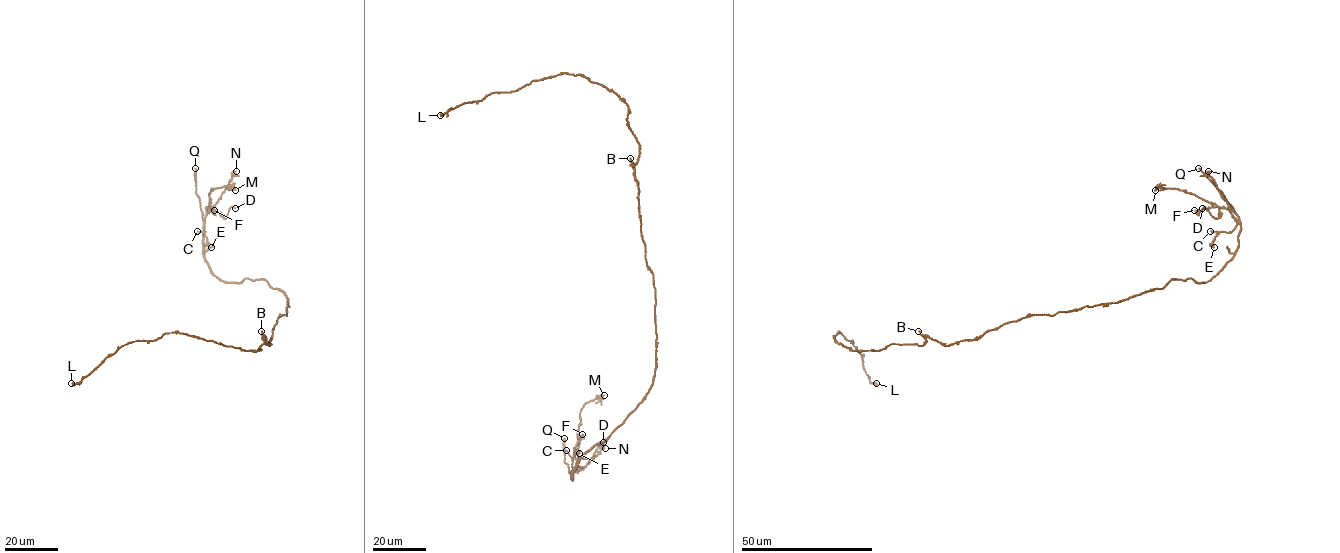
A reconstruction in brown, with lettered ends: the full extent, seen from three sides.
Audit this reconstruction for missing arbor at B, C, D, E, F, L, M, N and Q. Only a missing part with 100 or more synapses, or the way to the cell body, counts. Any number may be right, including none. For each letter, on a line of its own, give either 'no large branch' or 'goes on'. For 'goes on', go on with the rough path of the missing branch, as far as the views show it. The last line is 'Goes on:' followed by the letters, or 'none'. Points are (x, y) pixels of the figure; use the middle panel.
B: goes on; course (630, 158), (619, 145), (608, 141), (601, 151), (602, 174), (594, 178), (592, 187), (573, 203), (574, 207)
C: no large branch
D: no large branch
E: no large branch
F: no large branch
L: no large branch
M: no large branch
N: no large branch
Q: goes on
Goes on: B, Q

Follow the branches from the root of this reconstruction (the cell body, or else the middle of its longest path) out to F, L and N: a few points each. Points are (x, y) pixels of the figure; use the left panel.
F: (278, 318), (288, 306), (280, 289), (261, 279), (224, 282), (210, 270), (203, 221), (206, 208), (214, 210)
L: (278, 318), (269, 345), (263, 336), (271, 344), (259, 350), (164, 333), (121, 346), (71, 383)
N: (278, 318), (286, 315), (288, 306), (280, 289), (261, 279), (224, 282), (204, 258), (204, 218), (236, 171)

